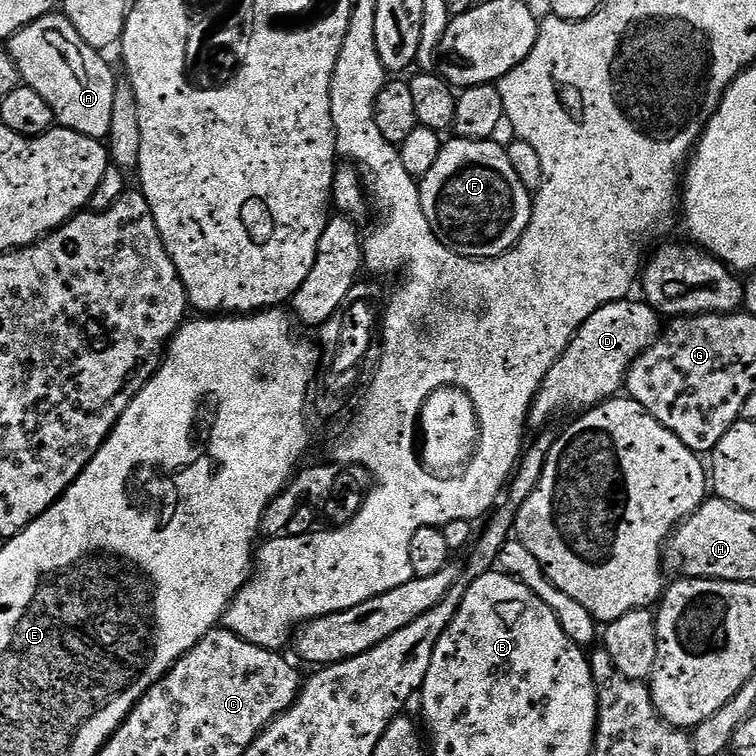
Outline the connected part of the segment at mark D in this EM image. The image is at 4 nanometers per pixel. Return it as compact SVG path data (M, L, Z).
M629 298L619 300L618 302L610 302L606 306L602 306L598 310L594 310L594 314L590 314L590 318L586 318L586 322L574 334L574 338L570 342L570 346L566 346L566 350L558 358L558 362L554 362L554 366L550 366L550 374L546 374L546 378L542 382L542 386L538 390L538 394L532 403L532 410L528 413L528 423L536 430L544 430L548 423L555 416L560 416L563 412L572 412L571 414L580 414L589 408L595 408L598 404L603 404L605 400L611 400L617 395L616 392L625 387L628 371L634 361L640 357L645 350L660 339L662 335L662 324L660 328L660 320L662 316L657 309L643 299Z

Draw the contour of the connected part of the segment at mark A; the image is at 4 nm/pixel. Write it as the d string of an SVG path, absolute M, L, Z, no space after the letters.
M49 14L38 18L30 26L15 32L6 47L18 66L21 81L27 87L38 90L38 94L50 102L50 110L54 110L59 127L69 128L99 141L107 137L114 118L118 76L100 57L103 55L90 47L78 30L74 30L67 16Z

